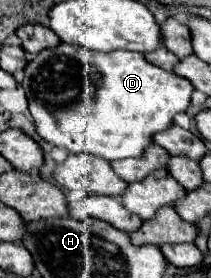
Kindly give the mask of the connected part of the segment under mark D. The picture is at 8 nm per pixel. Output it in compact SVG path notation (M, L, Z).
M62 43L54 49L44 49L36 57L28 59L24 79L20 83L26 91L30 113L36 121L36 129L48 143L66 149L68 153L92 153L106 161L116 159L142 159L146 149L152 145L154 135L170 129L174 115L188 109L194 87L188 79L168 73L146 61L144 55L134 51L112 51L98 53L78 45Z

